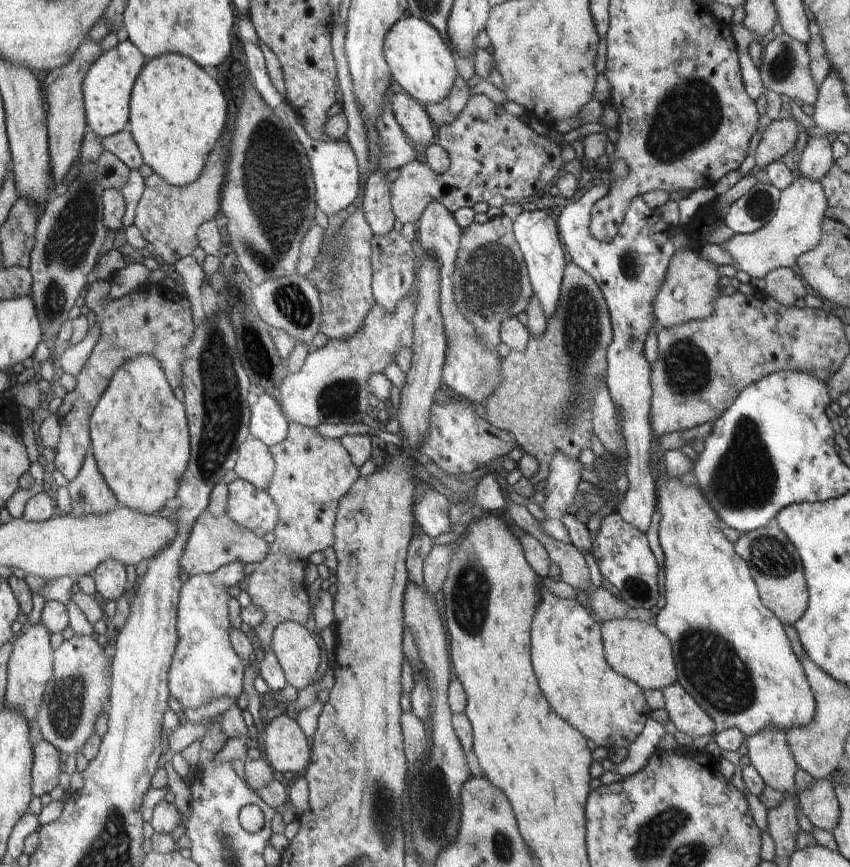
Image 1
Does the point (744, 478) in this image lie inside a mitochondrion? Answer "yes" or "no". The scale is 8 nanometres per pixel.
yes

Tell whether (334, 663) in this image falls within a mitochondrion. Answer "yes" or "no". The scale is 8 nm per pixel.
no

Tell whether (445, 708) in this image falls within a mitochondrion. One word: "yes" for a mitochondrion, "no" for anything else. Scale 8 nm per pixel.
no

